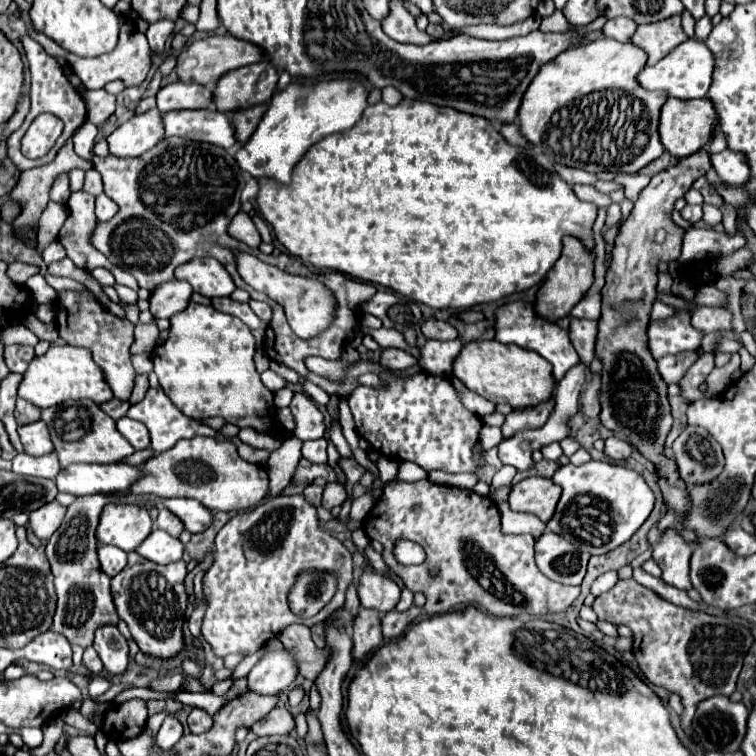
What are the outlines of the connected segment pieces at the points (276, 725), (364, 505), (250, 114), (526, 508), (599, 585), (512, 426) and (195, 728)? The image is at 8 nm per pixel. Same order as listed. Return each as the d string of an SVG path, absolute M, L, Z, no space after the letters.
M274 707L264 719L256 721L250 729L256 737L262 737L262 735L288 735L288 733L294 731L294 717L290 715L288 709Z
M366 491L362 497L356 497L356 499L352 501L350 519L362 521L362 519L368 515L368 511L372 509L372 505L374 505L374 493L372 493L372 491Z
M256 105L256 107L250 107L250 109L242 109L242 111L236 111L232 113L232 121L234 121L234 135L238 135L238 143L244 145L250 135L256 131L262 115L266 113L268 105Z
M528 477L512 487L508 503L512 511L534 513L544 523L548 523L550 517L554 515L560 493L562 493L562 487L552 483L552 479Z
M608 571L608 573L600 575L600 577L592 583L592 595L594 595L594 597L598 597L598 595L602 595L602 593L610 591L610 589L616 585L616 581L618 581L616 571Z
M554 399L540 403L538 407L528 407L528 409L514 409L512 413L506 415L506 421L502 425L502 437L508 439L512 435L516 435L518 431L524 429L538 429L546 423L550 411L554 407Z
M192 709L188 715L188 727L192 733L204 733L212 727L212 717L204 709Z

